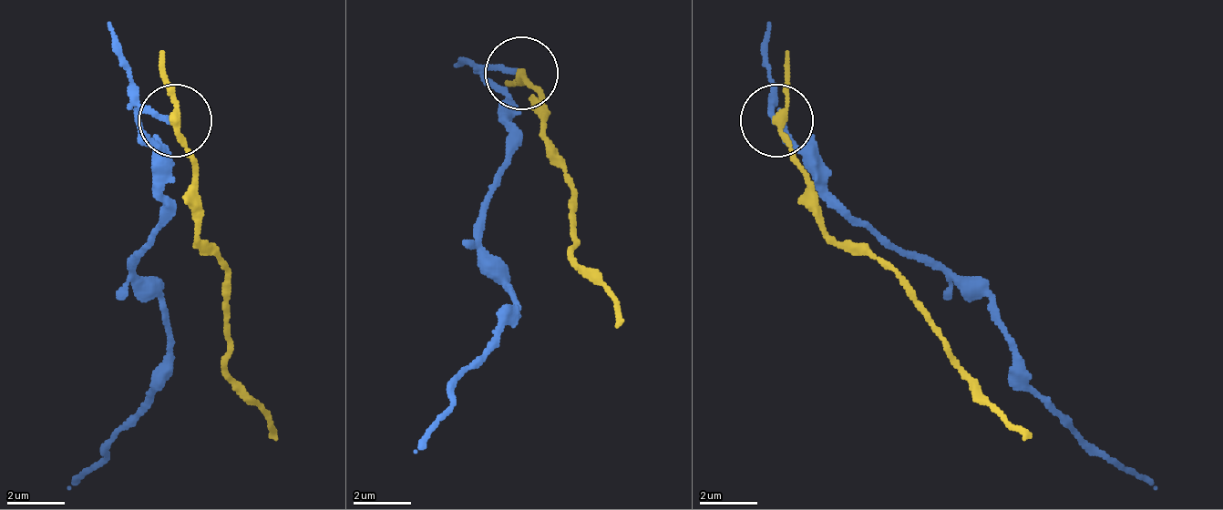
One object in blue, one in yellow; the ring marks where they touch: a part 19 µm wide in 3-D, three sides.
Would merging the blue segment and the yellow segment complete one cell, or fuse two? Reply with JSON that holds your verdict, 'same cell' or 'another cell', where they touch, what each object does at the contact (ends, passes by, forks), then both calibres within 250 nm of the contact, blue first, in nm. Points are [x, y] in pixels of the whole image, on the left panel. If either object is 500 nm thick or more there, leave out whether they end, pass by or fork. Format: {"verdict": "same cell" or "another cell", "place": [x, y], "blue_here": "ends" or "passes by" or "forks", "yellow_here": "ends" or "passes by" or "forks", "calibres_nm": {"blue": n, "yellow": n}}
{"verdict": "another cell", "place": [175, 120], "blue_here": "ends", "yellow_here": "passes by", "calibres_nm": {"blue": 200, "yellow": 240}}

